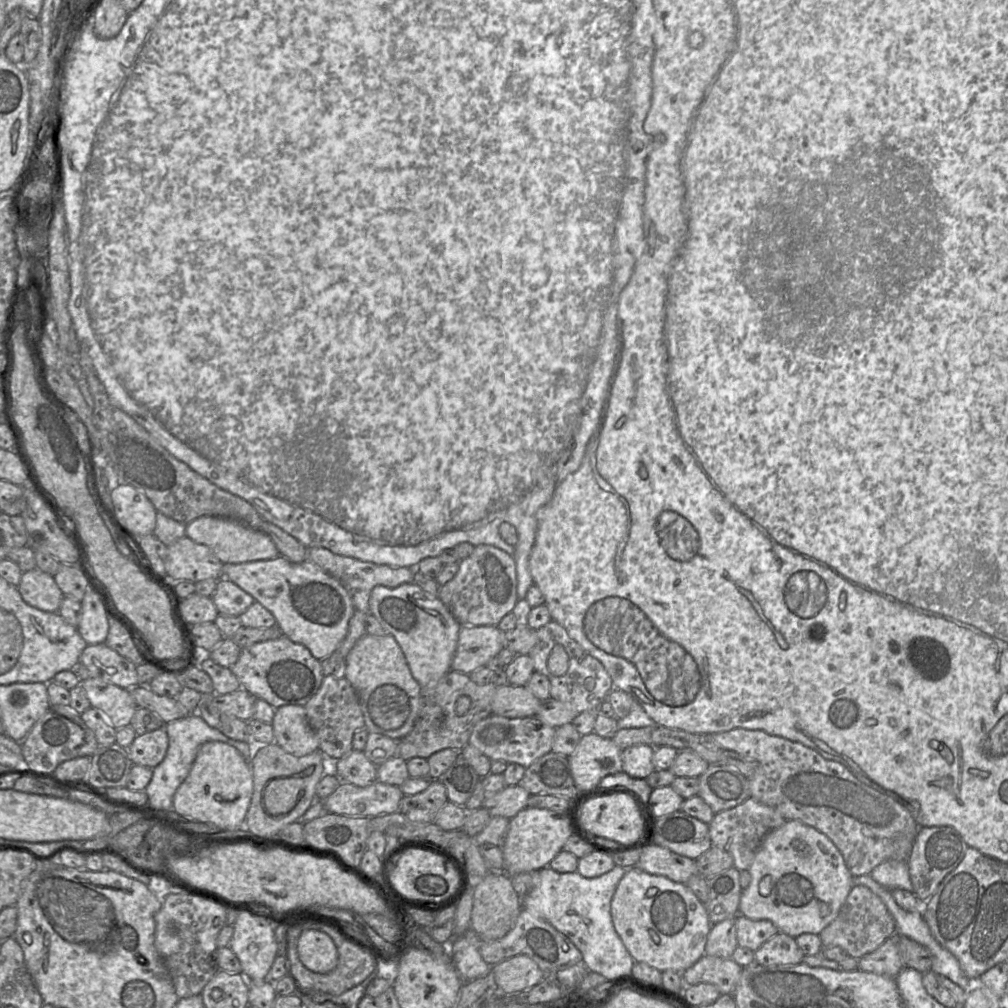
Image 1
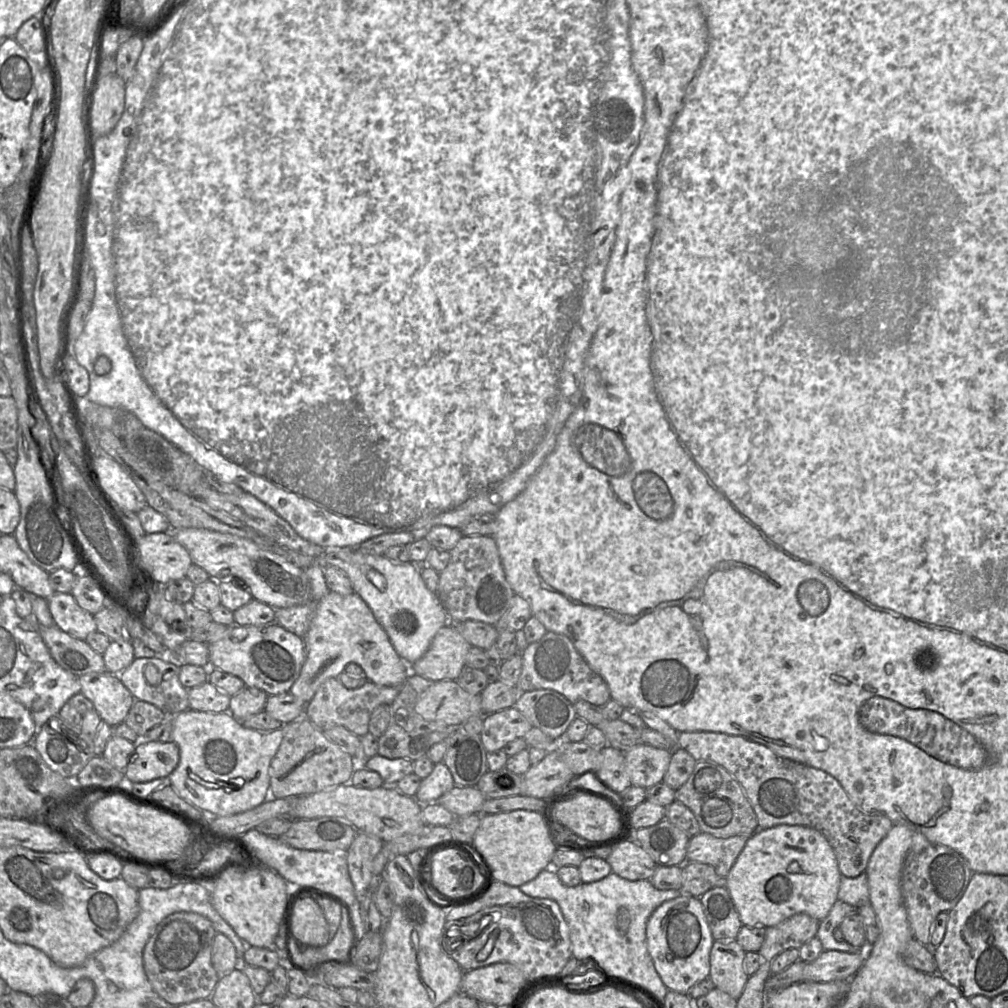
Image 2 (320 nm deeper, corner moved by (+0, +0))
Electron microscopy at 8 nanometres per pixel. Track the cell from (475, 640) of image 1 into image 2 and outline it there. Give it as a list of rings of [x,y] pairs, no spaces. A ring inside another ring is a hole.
[[[449,623],[439,629],[434,636],[426,653],[410,666],[411,673],[415,673],[432,682],[442,680],[456,680],[465,667],[465,657],[472,647]]]

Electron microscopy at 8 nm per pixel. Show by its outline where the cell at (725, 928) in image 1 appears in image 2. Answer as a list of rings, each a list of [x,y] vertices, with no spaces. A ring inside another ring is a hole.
[[[714,940],[709,978],[720,990],[738,1000],[750,976],[744,968],[745,951],[735,940]]]

